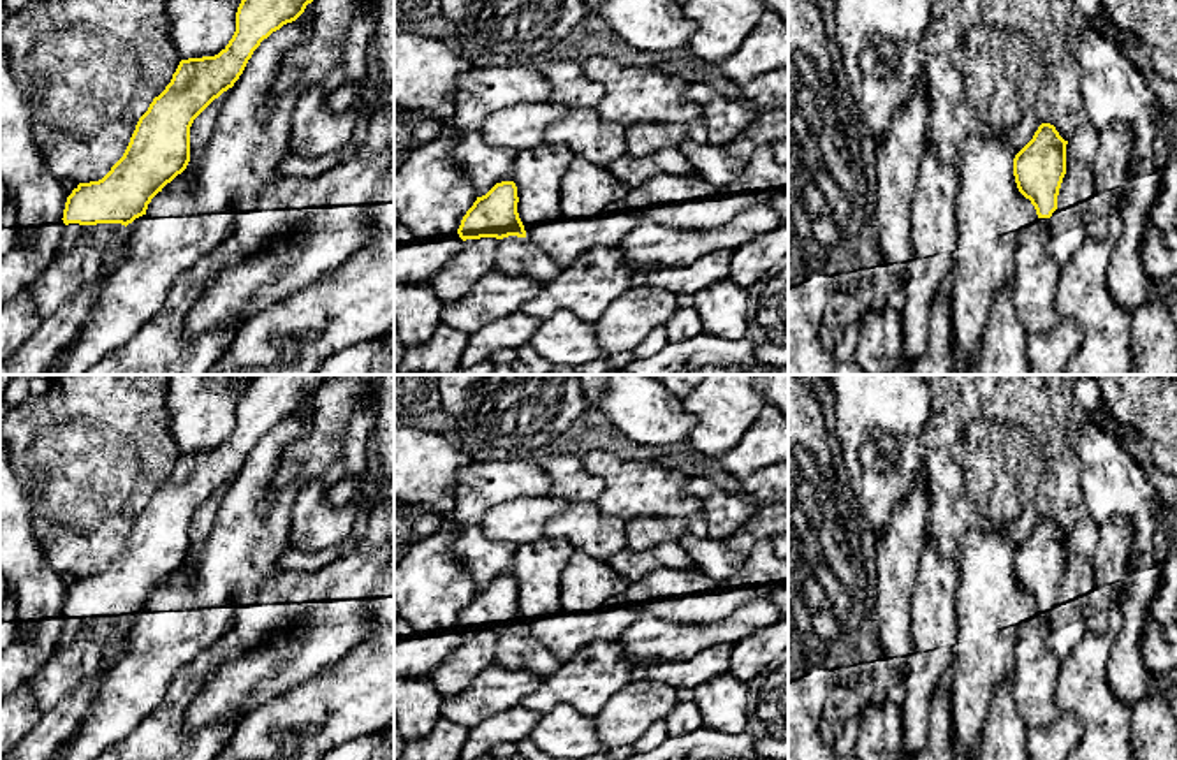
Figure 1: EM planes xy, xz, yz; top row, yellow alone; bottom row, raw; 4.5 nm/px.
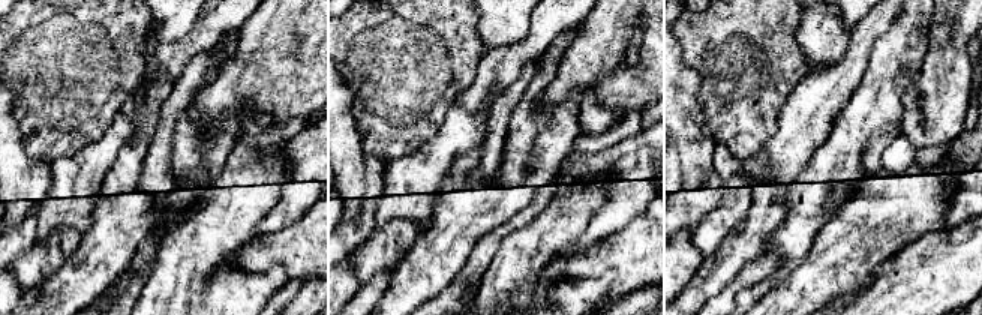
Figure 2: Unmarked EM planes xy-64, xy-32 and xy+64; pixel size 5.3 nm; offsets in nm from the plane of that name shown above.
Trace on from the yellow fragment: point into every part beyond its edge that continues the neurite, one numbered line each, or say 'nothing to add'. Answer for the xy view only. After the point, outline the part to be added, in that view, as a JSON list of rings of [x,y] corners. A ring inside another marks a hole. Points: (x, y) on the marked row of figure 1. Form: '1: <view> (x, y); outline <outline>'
1: xy (104, 236); outline [[[97,223],[97,225],[65,225],[58,252],[76,246],[93,246],[100,252],[109,252],[125,241],[125,225]]]

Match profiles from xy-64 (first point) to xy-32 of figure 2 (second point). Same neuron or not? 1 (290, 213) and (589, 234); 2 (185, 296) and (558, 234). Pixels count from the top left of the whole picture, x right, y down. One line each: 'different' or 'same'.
1: same
2: same

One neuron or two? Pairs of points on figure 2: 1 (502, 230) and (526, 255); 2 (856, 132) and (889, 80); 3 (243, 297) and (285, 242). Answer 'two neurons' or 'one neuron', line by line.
1: two neurons
2: one neuron
3: two neurons

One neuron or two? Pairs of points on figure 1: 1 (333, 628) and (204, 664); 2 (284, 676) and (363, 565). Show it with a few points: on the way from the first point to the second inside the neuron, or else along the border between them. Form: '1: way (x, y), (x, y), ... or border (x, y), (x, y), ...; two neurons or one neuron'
1: way (301, 609), (275, 609), (236, 641); one neuron
2: way (312, 653), (326, 639), (331, 618), (350, 593); one neuron

